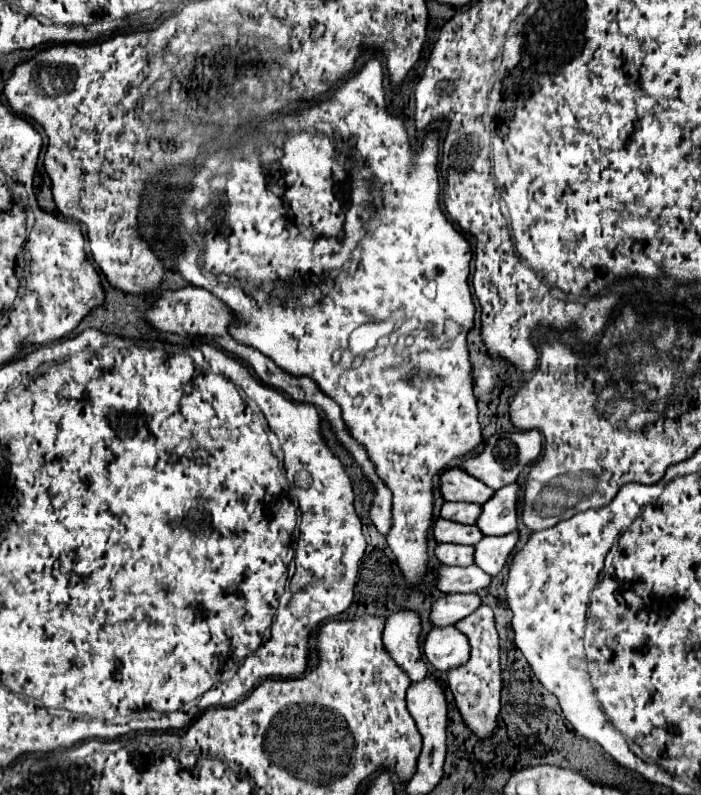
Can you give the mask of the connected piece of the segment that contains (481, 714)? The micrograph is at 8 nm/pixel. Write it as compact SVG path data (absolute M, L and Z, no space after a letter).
M480 606L472 616L466 616L456 624L472 644L472 656L468 664L448 672L448 684L454 694L456 706L464 716L466 726L476 732L478 738L486 738L496 730L496 718L500 712L500 690L502 690L502 668L500 668L500 640L494 624L494 612L490 606Z

